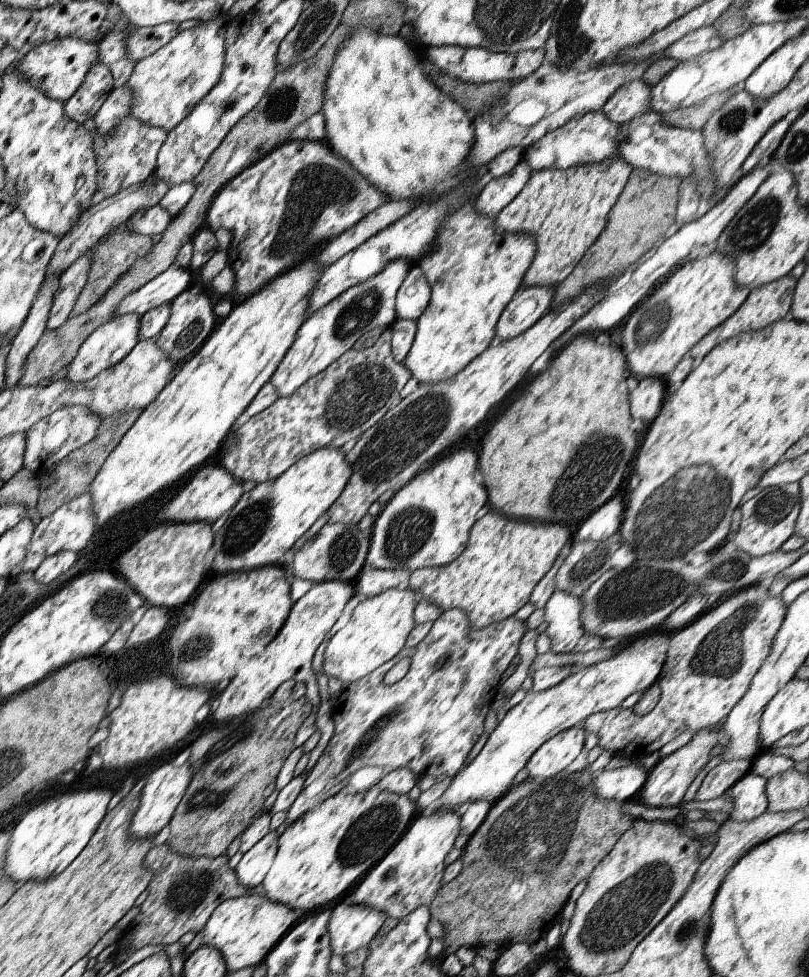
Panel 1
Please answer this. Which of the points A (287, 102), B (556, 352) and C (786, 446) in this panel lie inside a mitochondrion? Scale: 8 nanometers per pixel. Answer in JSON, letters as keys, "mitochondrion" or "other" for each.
{"A":"mitochondrion","B":"other","C":"other"}

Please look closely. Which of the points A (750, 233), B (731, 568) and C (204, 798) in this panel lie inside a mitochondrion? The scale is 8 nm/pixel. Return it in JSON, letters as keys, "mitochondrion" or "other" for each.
{"A":"mitochondrion","B":"mitochondrion","C":"mitochondrion"}

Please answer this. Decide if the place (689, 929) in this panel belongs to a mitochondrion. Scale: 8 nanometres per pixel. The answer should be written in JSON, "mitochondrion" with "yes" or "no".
{"mitochondrion":"yes"}

